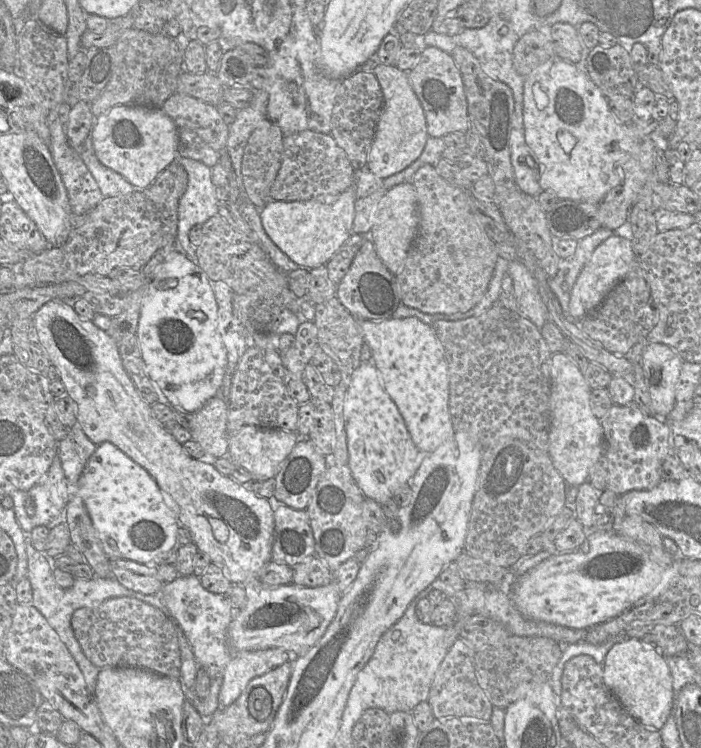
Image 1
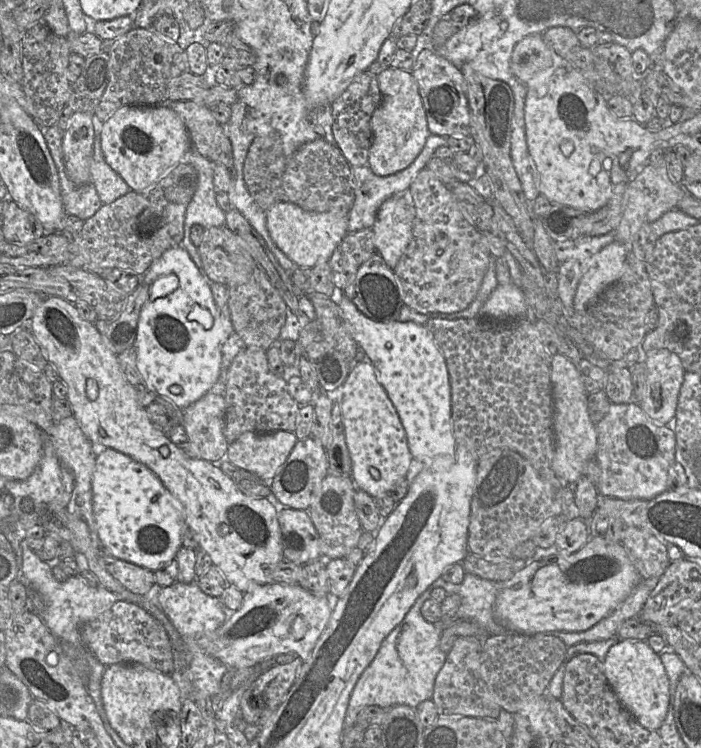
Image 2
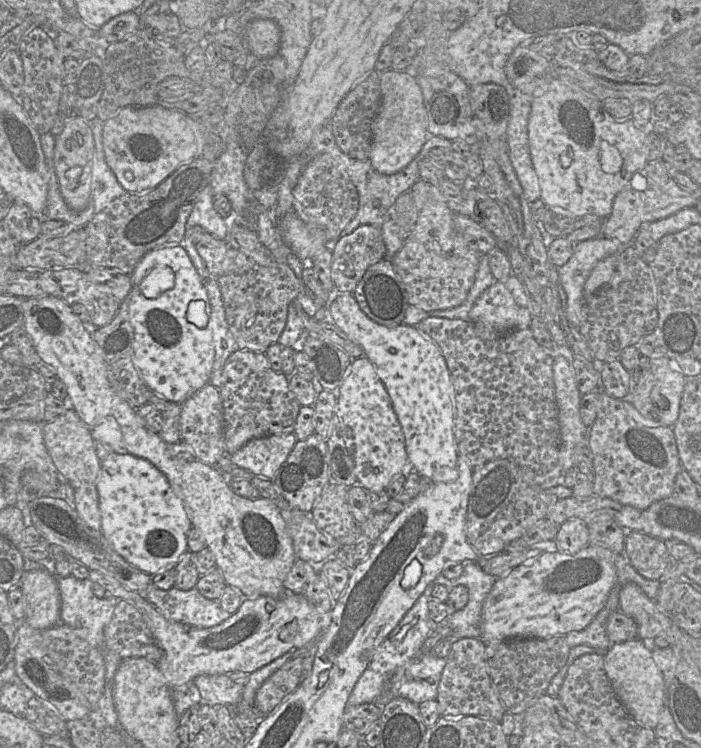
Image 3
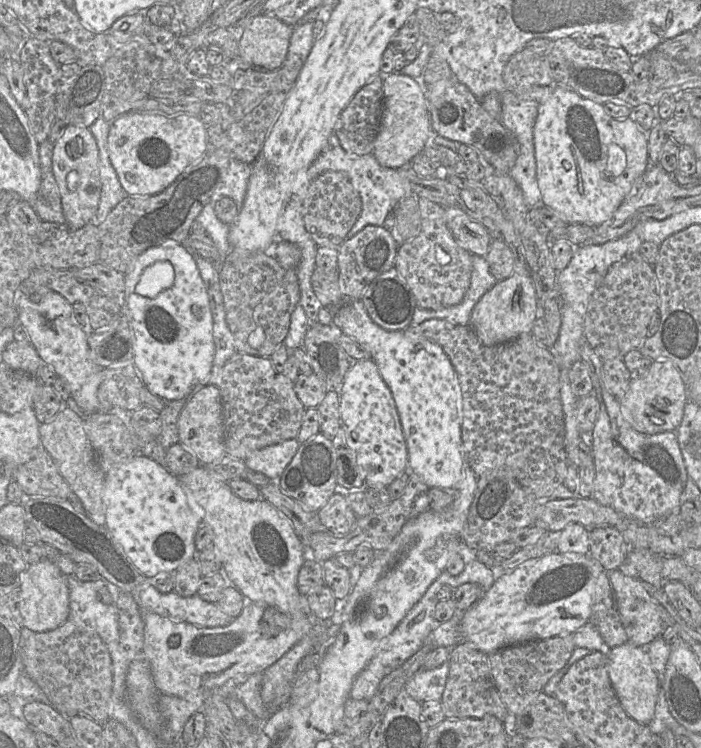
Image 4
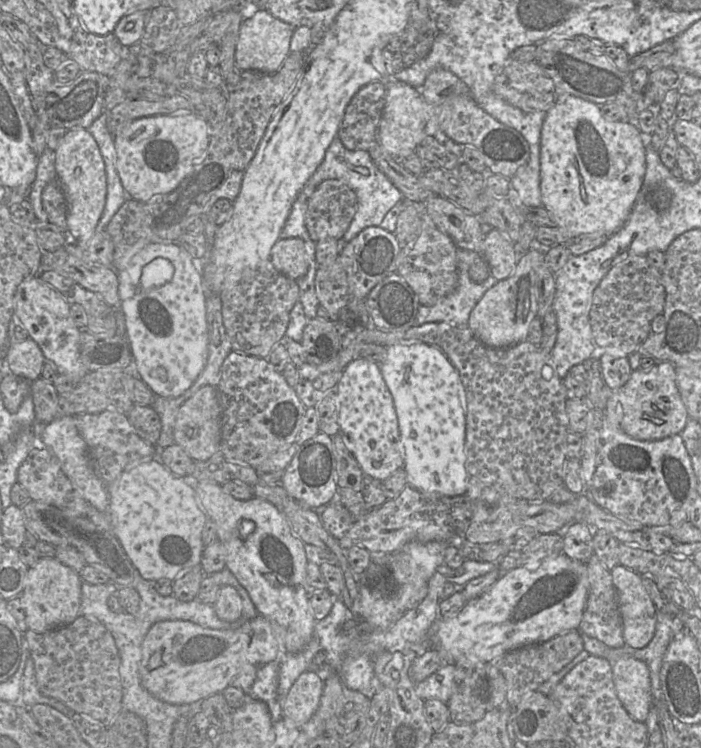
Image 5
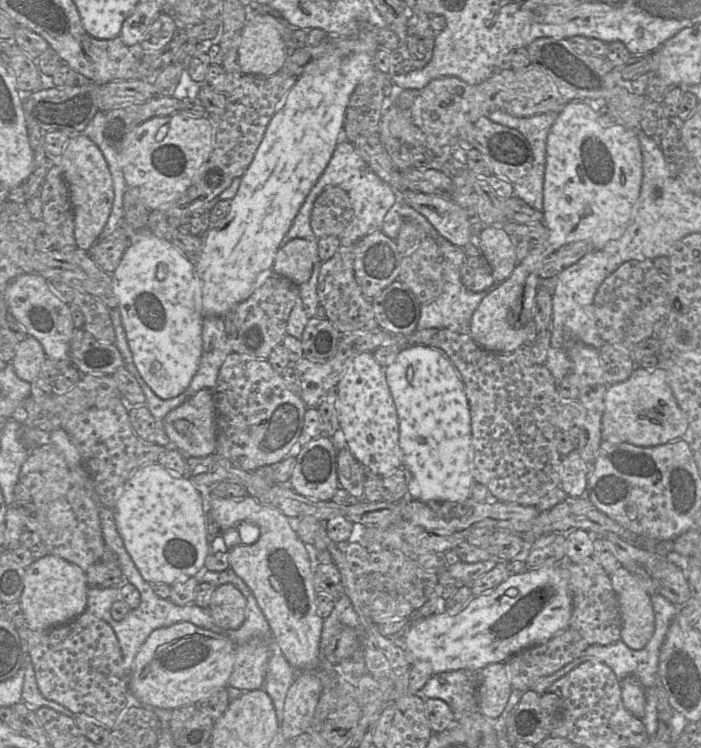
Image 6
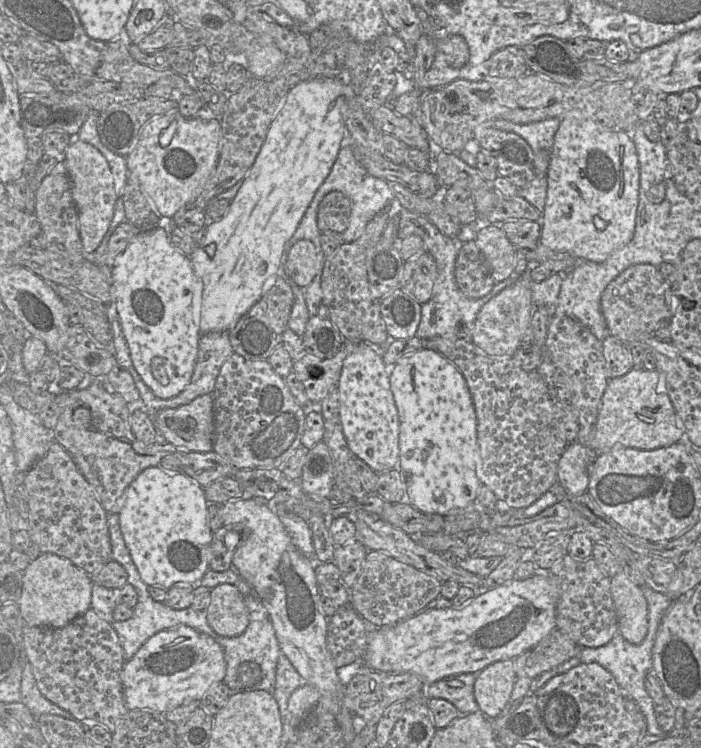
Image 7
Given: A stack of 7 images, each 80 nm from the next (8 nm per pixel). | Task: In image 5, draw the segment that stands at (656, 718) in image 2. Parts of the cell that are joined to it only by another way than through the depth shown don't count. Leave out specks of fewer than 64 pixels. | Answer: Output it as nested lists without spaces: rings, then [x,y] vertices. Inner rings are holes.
[[[622,656],[612,665],[615,691],[629,716],[645,722],[652,706],[651,681],[648,666],[631,656]]]

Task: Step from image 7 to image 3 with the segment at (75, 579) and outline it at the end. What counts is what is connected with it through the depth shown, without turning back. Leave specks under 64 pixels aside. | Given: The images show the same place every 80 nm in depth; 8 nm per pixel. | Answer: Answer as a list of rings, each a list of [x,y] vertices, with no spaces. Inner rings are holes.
[[[43,567],[24,571],[20,588],[25,597],[25,621],[46,630],[60,623],[61,599],[55,577]]]

